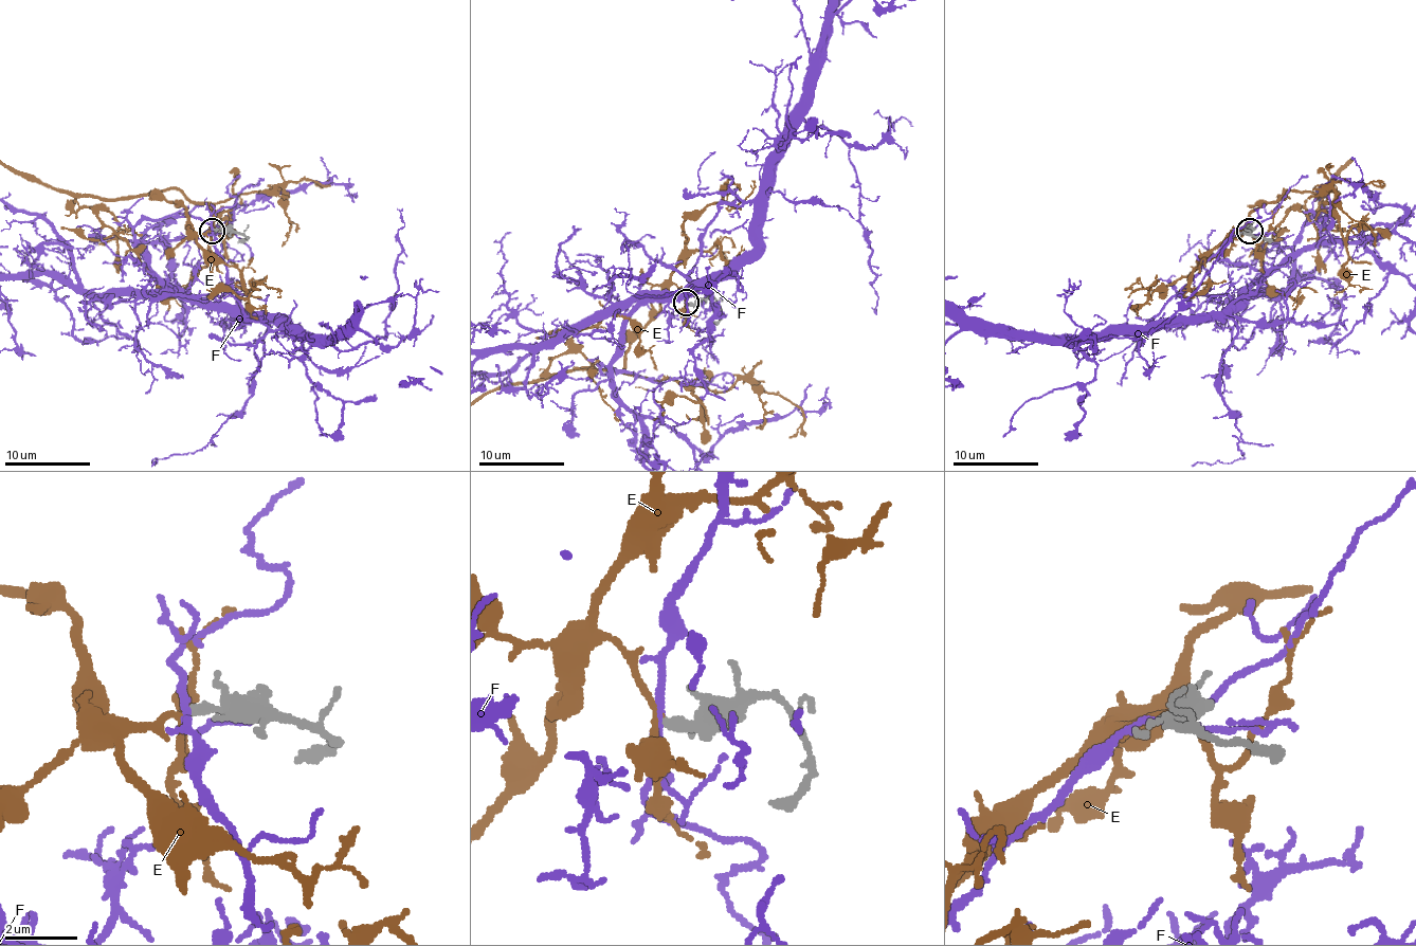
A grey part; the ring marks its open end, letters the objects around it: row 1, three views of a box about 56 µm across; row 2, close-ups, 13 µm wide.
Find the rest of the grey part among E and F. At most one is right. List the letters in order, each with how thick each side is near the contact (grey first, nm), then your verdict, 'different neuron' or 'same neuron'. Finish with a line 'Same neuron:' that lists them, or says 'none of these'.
E: 280/160 nm | same neuron
F: 300/150 nm | different neuron
Same neuron: E

